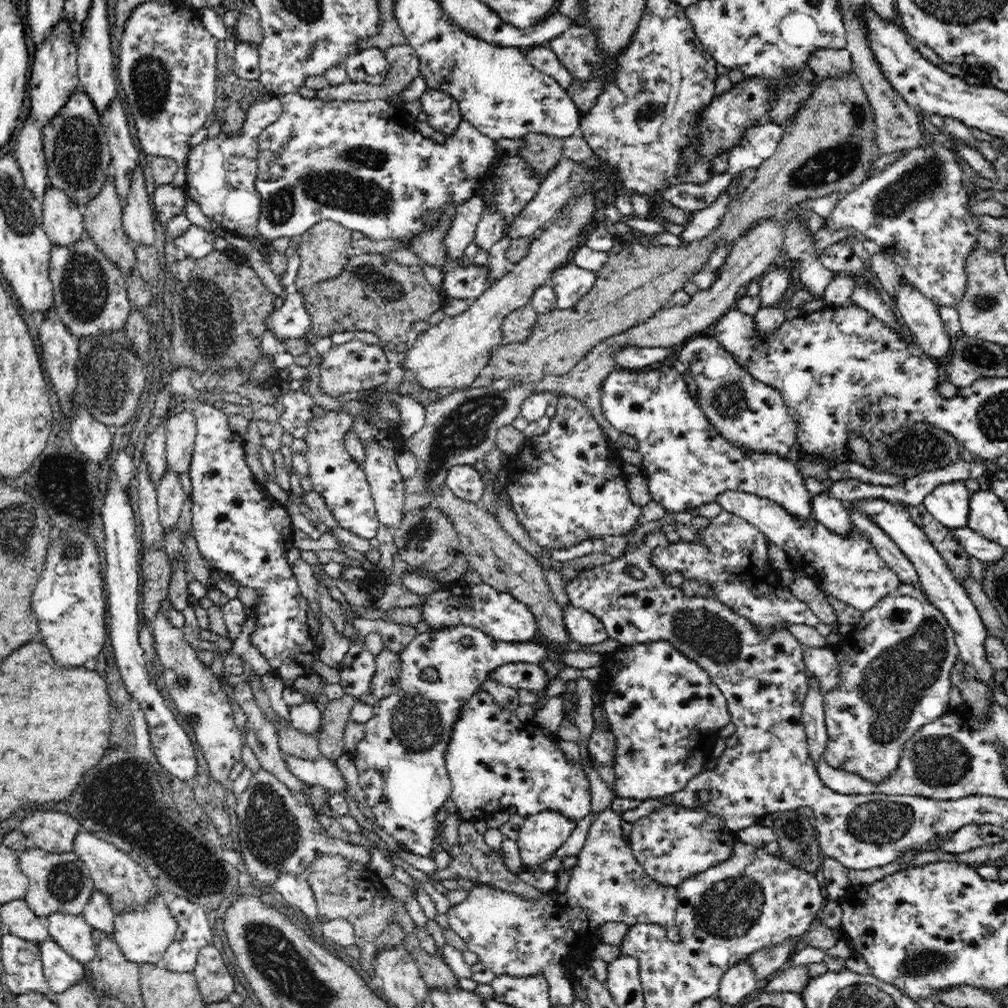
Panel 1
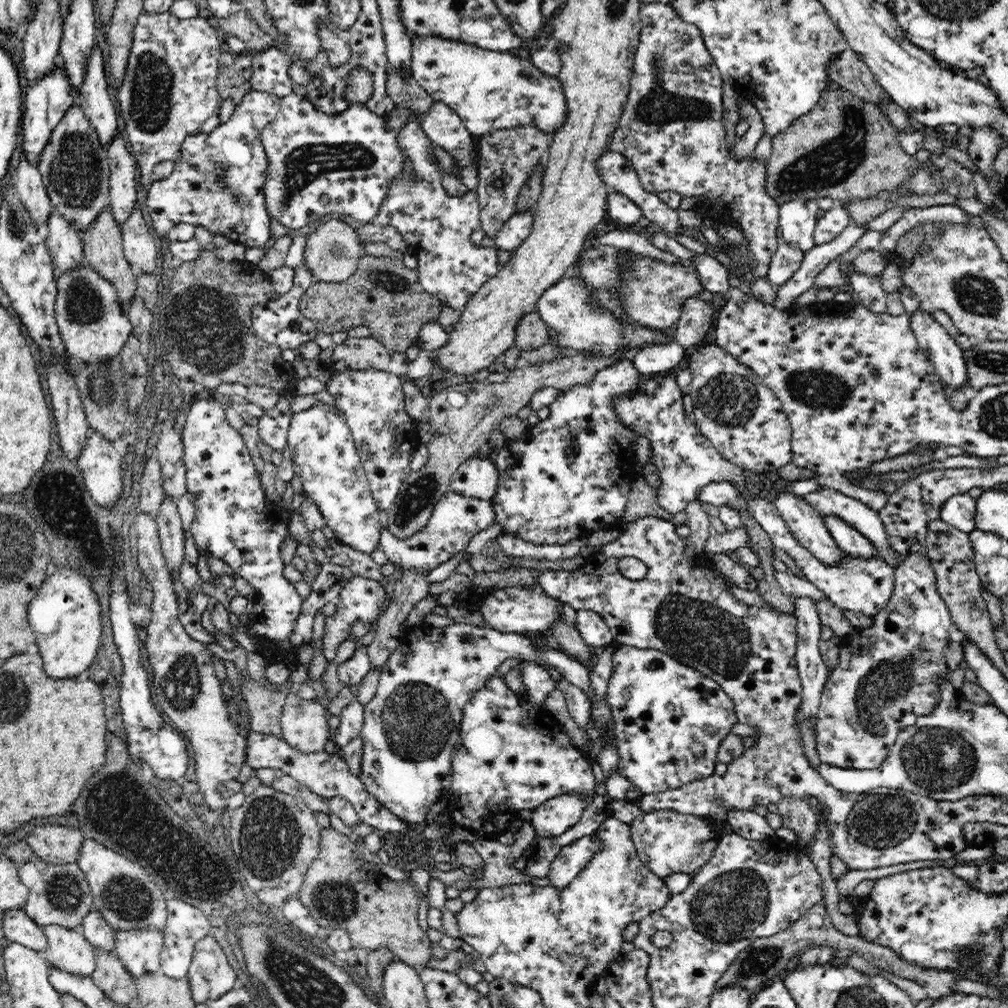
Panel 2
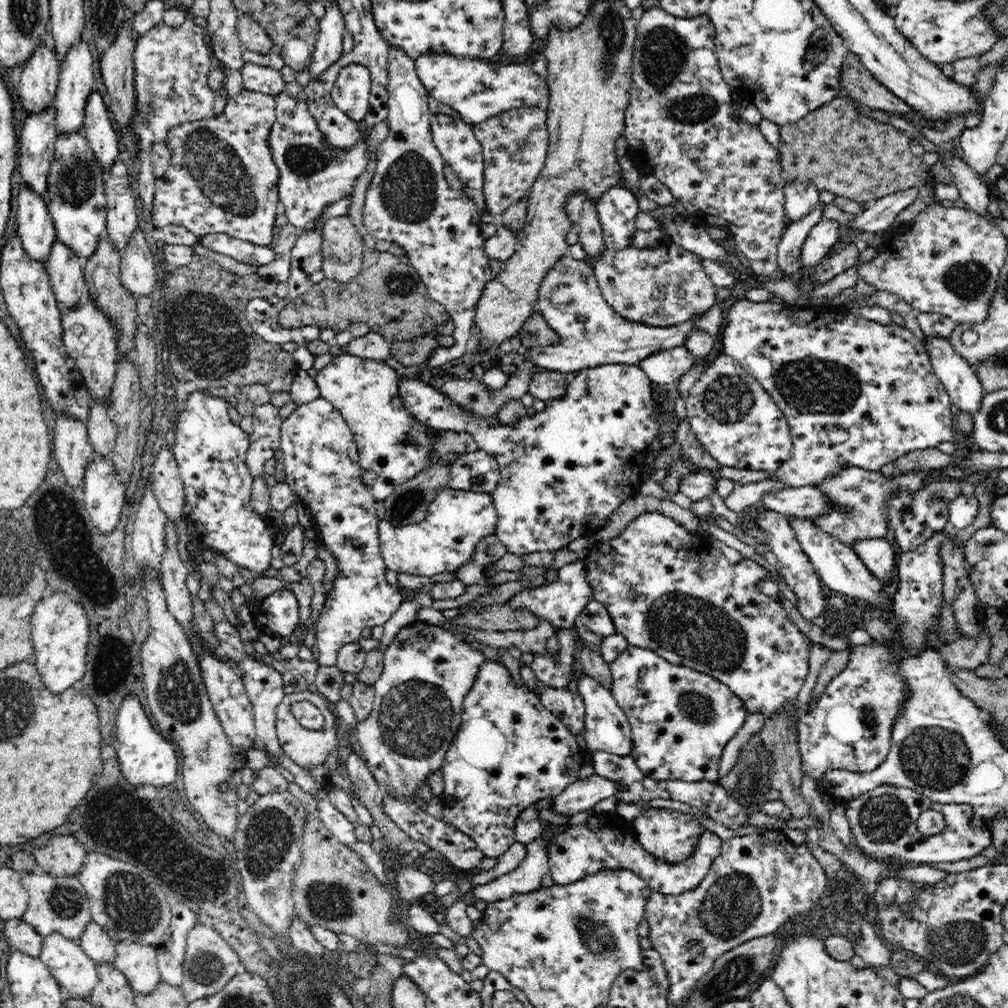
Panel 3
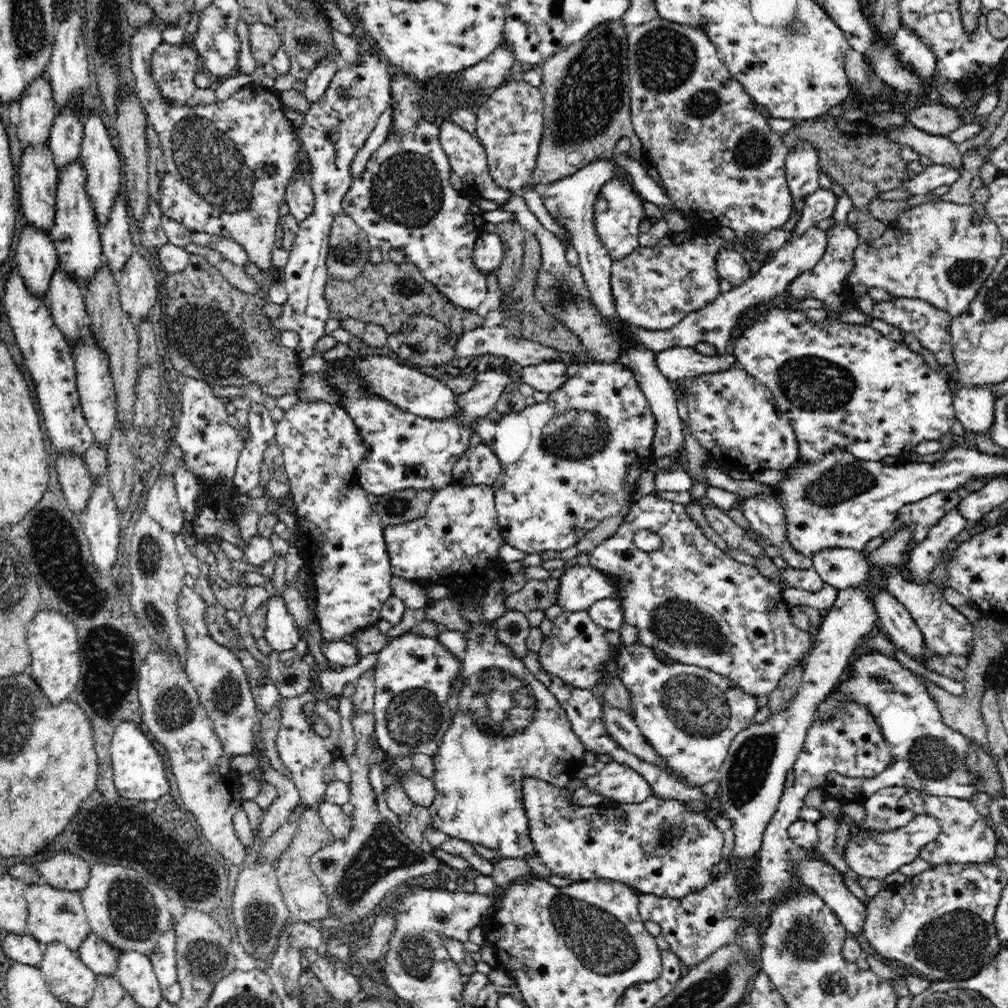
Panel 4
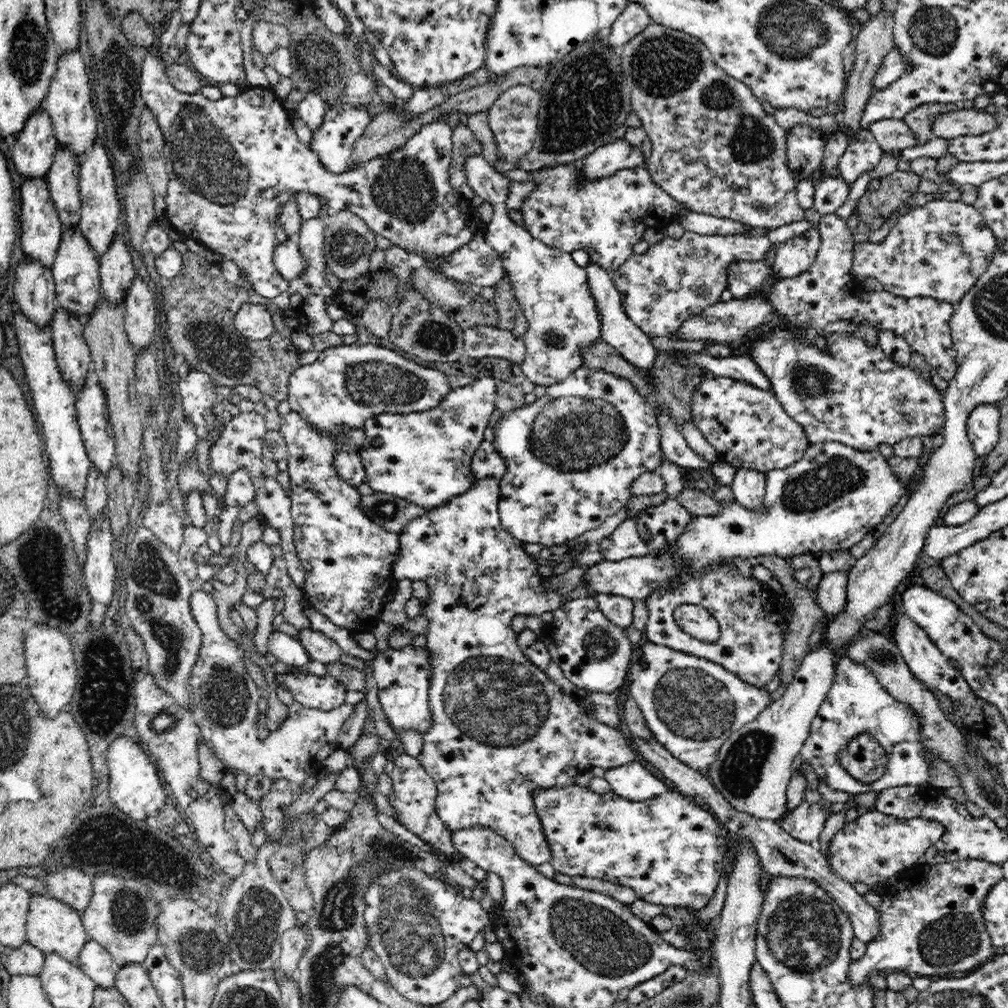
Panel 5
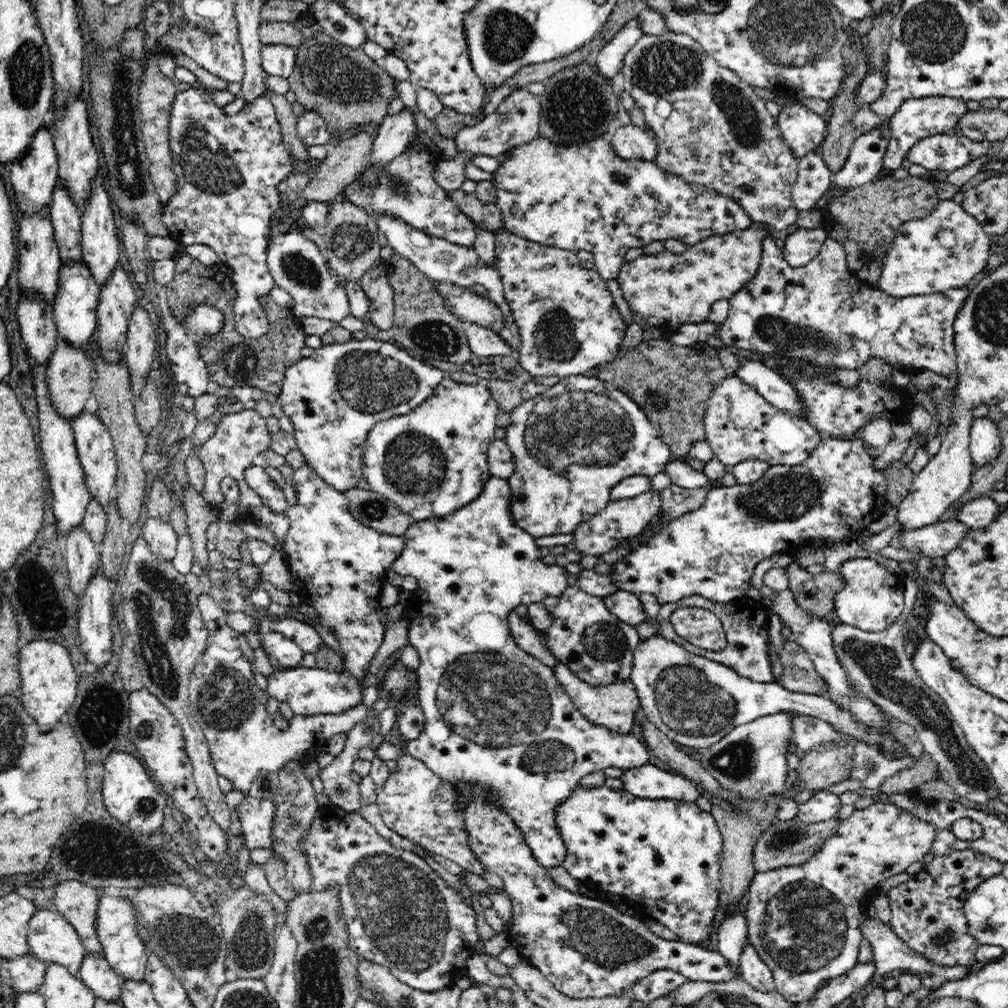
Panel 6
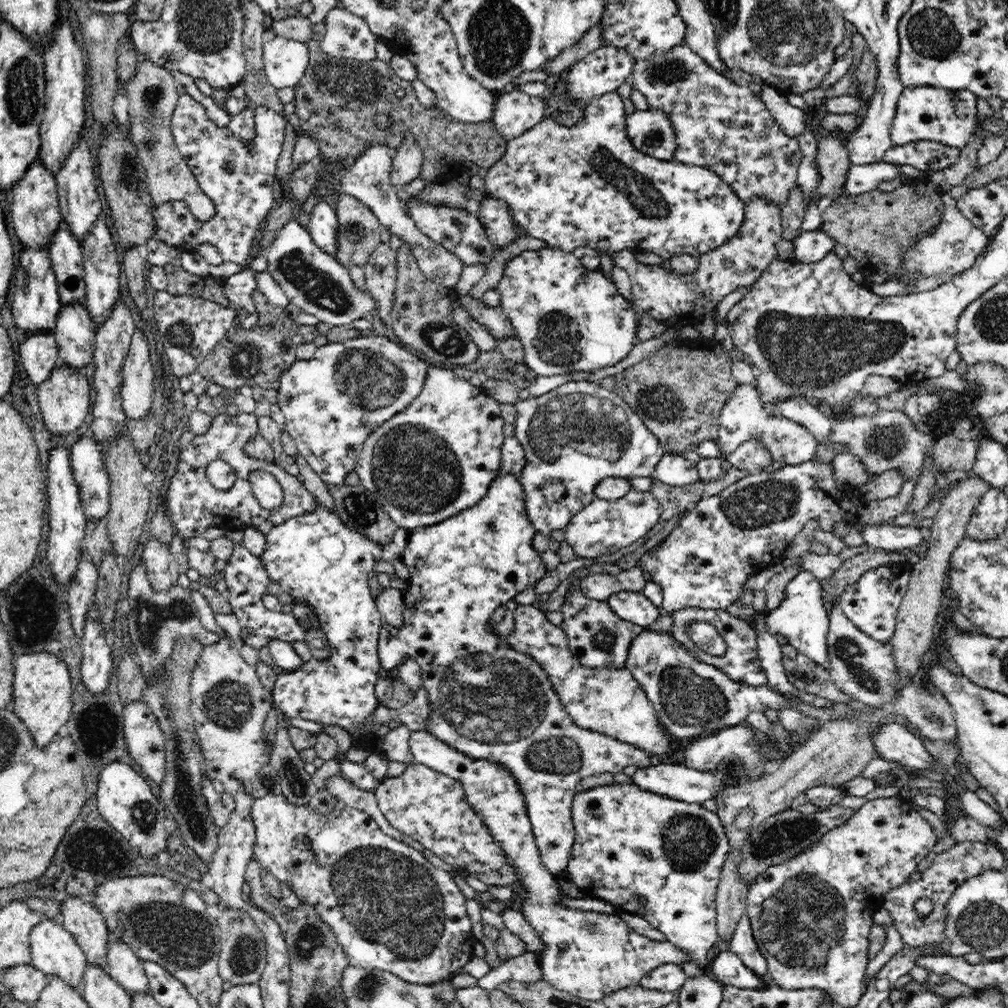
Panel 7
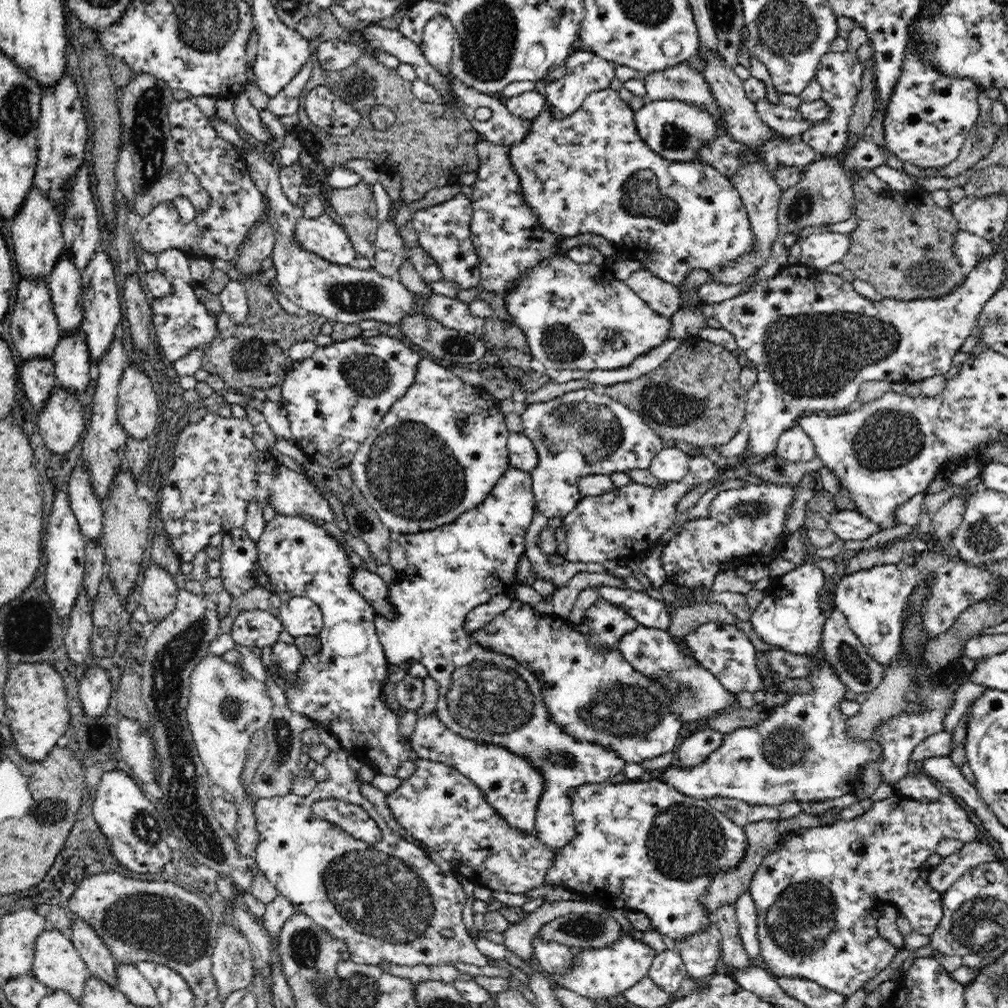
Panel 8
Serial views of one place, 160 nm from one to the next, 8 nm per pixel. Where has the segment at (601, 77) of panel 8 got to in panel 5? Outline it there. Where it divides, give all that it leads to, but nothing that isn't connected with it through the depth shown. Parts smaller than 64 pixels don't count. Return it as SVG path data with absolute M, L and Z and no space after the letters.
M628 2L626 8L611 26L611 34L608 40L609 46L614 49L617 46L623 46L652 23L653 19L646 12L644 6L638 2Z

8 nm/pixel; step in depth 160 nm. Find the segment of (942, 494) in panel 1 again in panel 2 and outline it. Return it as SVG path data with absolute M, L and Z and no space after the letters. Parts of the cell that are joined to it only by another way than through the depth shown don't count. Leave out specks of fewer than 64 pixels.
M954 494L940 509L940 518L958 530L971 533L975 525L976 499L964 494Z

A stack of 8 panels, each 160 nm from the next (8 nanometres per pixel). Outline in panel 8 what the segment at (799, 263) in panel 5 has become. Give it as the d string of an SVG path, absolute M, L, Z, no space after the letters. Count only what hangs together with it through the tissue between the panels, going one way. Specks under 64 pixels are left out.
M819 230L801 242L800 264L811 269L825 269L841 262L851 248L852 237Z

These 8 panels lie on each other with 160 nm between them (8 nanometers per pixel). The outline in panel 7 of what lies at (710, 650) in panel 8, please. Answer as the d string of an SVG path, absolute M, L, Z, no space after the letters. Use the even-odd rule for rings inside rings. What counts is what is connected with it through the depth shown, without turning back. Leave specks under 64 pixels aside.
M688 607L687 609L675 610L671 615L672 630L668 632L680 645L684 646L694 657L697 657L701 662L714 666L716 669L724 673L726 677L736 681L736 684L752 685L758 687L767 684L767 677L759 662L757 650L757 631L752 622L746 619L738 618L726 611L726 609L701 609L700 607ZM695 620L704 620L712 624L727 645L726 653L723 656L712 657L706 652L700 651L700 648L694 645L694 642L688 637L688 626Z

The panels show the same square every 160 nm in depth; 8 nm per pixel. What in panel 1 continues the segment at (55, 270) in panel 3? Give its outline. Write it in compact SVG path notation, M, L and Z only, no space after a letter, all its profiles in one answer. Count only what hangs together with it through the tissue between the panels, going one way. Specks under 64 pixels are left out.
M48 187L43 201L43 227L52 244L68 248L85 235L82 209L76 208L64 192Z

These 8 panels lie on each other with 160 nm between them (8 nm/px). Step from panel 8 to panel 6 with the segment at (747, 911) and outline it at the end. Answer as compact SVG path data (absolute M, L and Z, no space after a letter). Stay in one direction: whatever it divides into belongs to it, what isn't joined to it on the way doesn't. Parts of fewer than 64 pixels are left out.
M746 942L740 950L740 978L748 982L750 986L760 992L774 992L776 985L773 972L770 967L760 958L755 947Z

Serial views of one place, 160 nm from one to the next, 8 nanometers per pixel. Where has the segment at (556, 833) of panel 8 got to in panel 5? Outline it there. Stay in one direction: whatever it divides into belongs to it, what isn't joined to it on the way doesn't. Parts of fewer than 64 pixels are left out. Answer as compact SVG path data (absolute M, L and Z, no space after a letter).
M480 478L470 489L462 496L458 496L444 505L438 506L425 512L420 518L410 521L397 535L399 538L399 553L393 562L392 570L396 581L404 580L424 580L428 585L429 594L425 600L421 600L422 614L430 620L430 628L428 628L428 644L426 644L426 652L429 654L430 661L430 680L429 684L429 729L423 734L423 746L417 759L421 766L426 770L427 774L434 780L439 790L438 796L435 798L435 806L439 817L451 832L460 830L461 827L470 827L474 823L482 823L494 829L504 838L510 839L514 843L515 850L518 851L520 858L531 863L532 866L538 866L543 862L550 862L551 847L547 842L546 834L543 833L543 825L539 819L539 813L535 806L536 794L544 792L544 790L575 785L577 776L586 773L595 767L602 769L616 769L620 766L630 764L636 760L636 750L632 747L628 734L623 728L614 728L607 724L590 717L587 710L582 709L575 704L575 699L567 692L563 692L562 688L548 679L548 675L540 668L528 661L527 656L523 654L517 642L516 632L512 629L512 618L516 614L536 614L541 616L544 612L553 612L562 604L560 598L562 594L555 590L547 588L548 580L538 576L538 566L534 564L534 558L528 556L522 550L522 544L519 539L510 534L502 525L499 517L499 500L500 485L498 478Z

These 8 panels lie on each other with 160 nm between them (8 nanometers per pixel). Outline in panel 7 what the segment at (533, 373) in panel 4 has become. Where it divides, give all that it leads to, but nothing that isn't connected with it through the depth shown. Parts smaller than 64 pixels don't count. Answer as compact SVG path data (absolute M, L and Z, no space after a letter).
M545 247L521 252L505 264L497 290L502 296L500 306L523 344L523 362L536 376L558 376L580 370L591 372L614 366L626 358L636 344L639 318L635 302L624 299L599 268L584 267L571 251Z

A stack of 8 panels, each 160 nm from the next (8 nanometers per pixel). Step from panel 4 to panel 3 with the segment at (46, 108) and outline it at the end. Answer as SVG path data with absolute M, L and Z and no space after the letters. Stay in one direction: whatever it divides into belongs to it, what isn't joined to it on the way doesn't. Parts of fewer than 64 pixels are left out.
M49 39L44 40L26 62L18 76L18 94L24 104L26 114L32 110L42 110L53 105L59 83L60 64L57 64Z

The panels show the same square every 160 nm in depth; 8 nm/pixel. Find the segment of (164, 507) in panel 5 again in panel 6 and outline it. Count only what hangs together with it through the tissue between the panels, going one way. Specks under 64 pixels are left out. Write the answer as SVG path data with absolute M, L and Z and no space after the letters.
M149 517L141 529L142 536L146 539L152 553L156 554L158 559L172 561L179 539L172 524L160 518Z

